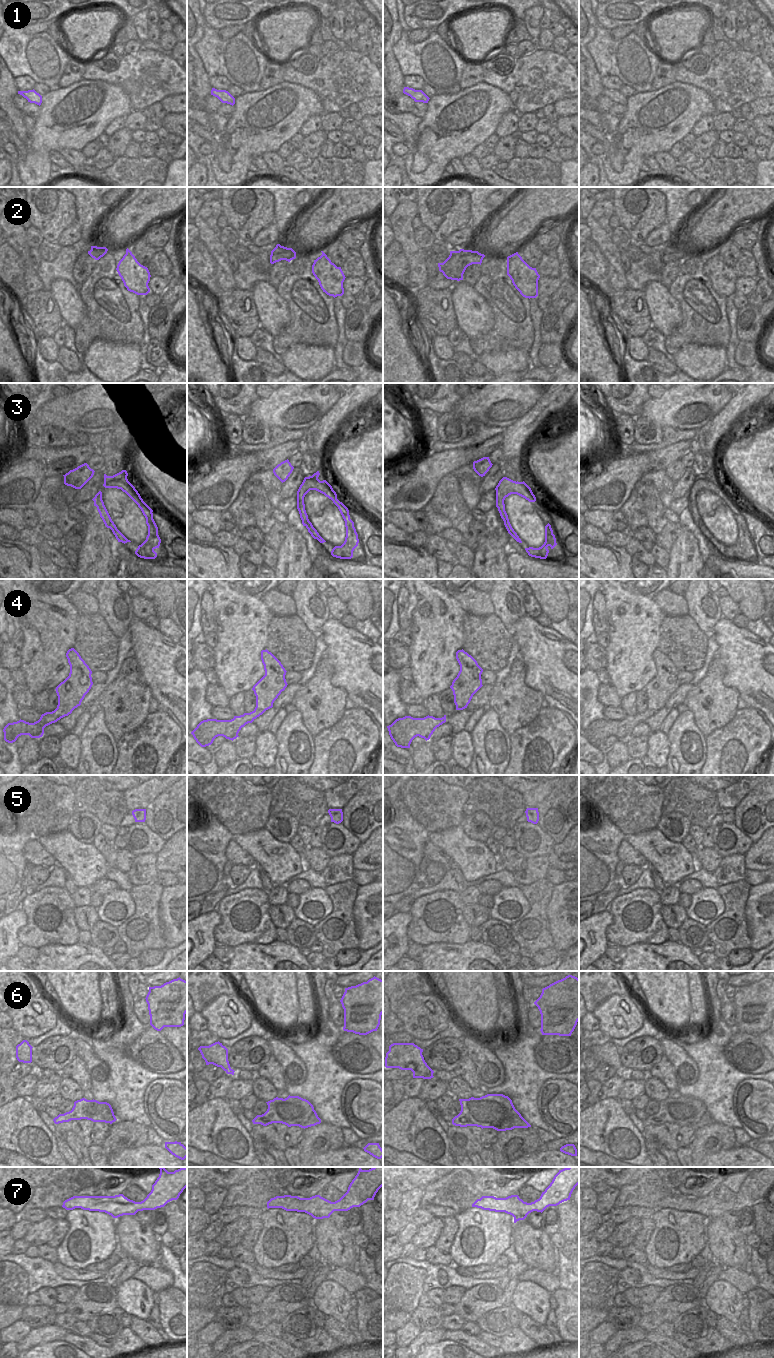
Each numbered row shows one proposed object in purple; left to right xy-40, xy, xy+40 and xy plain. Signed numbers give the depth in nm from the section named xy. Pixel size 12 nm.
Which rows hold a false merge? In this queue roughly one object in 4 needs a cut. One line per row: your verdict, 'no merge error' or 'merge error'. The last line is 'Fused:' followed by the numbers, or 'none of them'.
1: no merge error
2: no merge error
3: no merge error
4: no merge error
5: no merge error
6: no merge error
7: no merge error
Fused: none of them

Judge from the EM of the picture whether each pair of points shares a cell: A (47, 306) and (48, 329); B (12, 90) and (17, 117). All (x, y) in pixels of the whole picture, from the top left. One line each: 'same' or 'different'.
A: same
B: same

